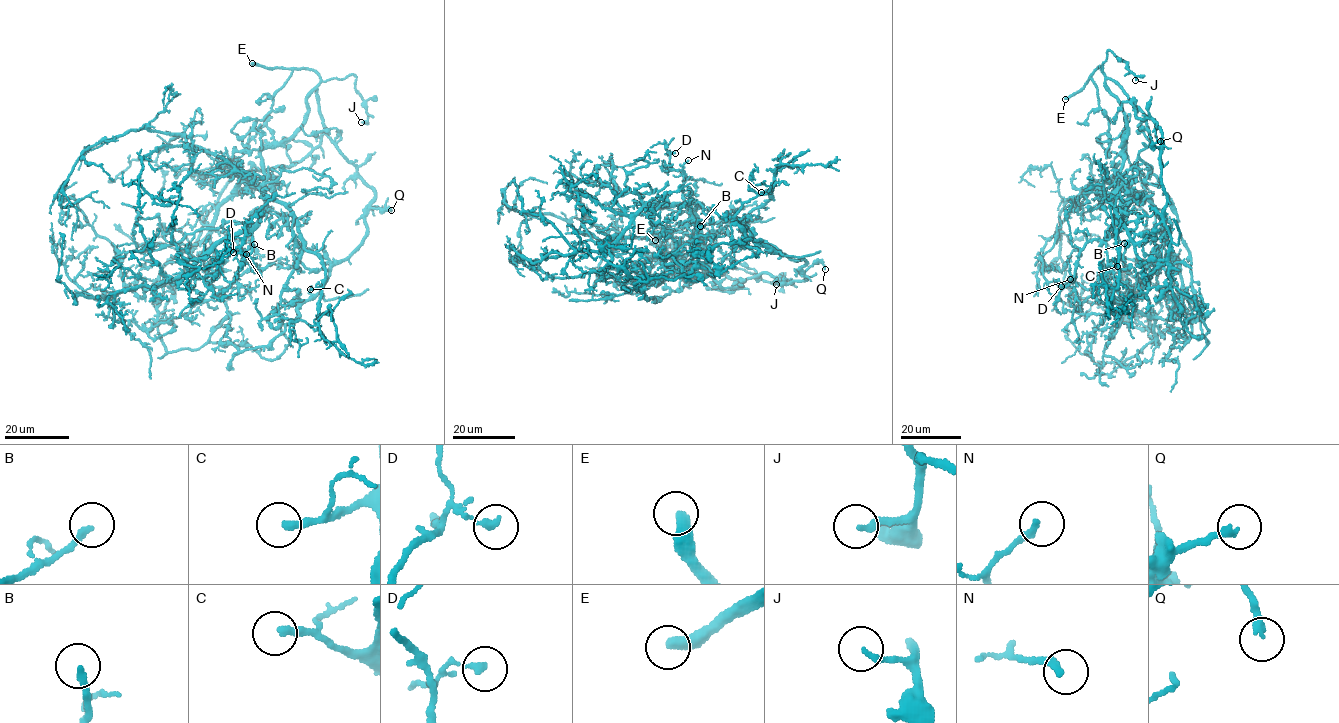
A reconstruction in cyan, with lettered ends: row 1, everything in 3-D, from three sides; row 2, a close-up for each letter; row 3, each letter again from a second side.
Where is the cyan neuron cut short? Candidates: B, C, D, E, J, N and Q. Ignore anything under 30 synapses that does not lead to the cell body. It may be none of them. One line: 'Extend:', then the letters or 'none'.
Extend: C, E, N

